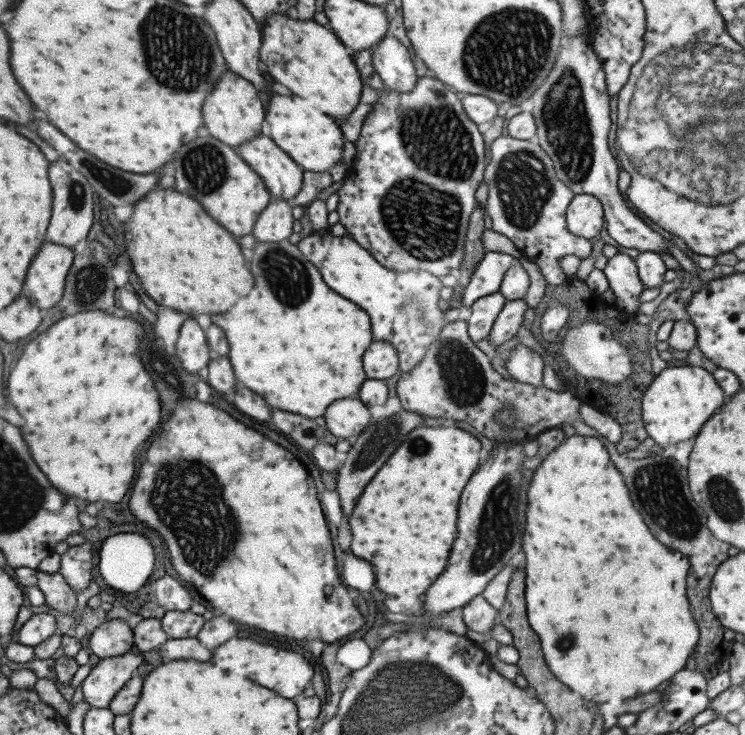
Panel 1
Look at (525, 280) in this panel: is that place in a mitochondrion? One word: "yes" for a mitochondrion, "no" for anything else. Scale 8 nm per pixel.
no

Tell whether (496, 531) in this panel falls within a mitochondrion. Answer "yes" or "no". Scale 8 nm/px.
yes

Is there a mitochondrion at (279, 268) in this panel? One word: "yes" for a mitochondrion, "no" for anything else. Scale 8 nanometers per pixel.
yes

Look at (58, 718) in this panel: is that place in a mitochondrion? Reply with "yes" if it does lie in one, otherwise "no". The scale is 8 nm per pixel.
no

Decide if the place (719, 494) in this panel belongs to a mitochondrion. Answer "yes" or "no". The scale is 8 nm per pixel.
yes

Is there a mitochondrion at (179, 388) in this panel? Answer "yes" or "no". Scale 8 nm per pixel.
no

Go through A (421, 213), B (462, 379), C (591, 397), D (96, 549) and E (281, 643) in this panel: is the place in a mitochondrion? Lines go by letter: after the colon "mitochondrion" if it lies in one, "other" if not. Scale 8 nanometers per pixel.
A: mitochondrion
B: mitochondrion
C: other
D: other
E: other

